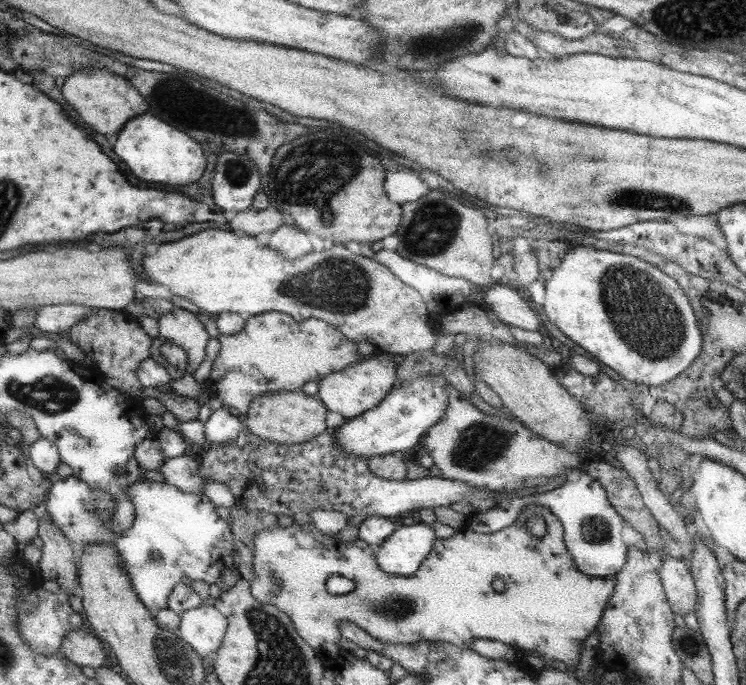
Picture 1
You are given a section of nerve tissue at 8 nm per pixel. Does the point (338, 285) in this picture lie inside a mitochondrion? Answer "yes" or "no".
yes

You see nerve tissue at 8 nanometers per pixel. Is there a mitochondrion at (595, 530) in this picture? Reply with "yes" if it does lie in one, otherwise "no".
yes

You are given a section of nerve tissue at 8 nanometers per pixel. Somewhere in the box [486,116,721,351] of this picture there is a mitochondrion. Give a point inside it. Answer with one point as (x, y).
(637, 198)

